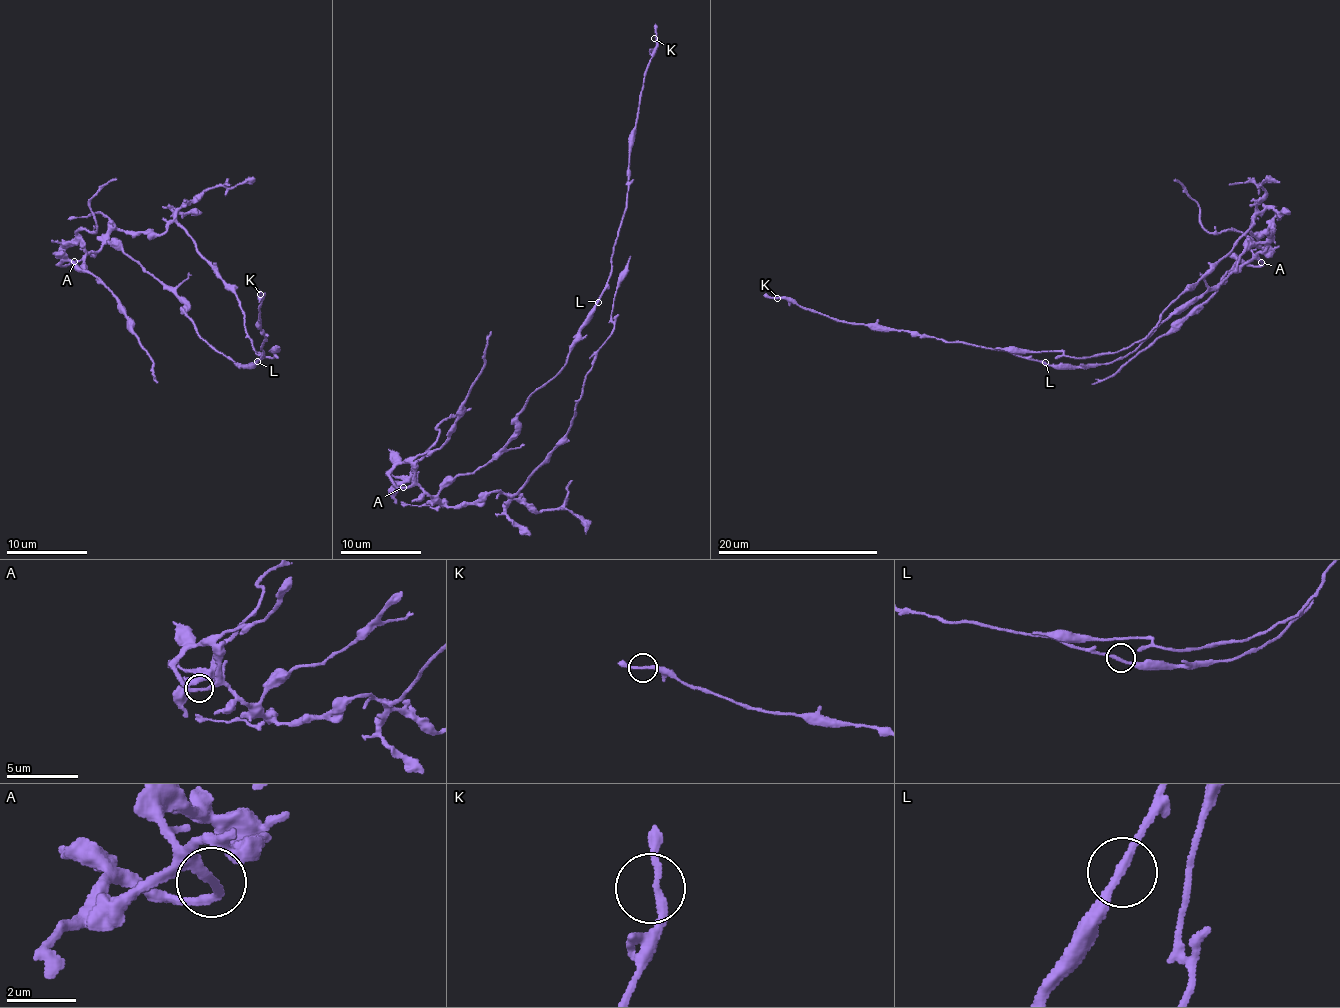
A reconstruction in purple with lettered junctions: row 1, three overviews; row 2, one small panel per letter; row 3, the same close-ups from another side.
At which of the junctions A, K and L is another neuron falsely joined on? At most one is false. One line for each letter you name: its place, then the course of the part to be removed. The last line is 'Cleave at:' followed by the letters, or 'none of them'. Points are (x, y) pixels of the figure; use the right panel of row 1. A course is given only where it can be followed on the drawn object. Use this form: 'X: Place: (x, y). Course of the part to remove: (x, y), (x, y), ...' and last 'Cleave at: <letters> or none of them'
Cleave at: none of them

